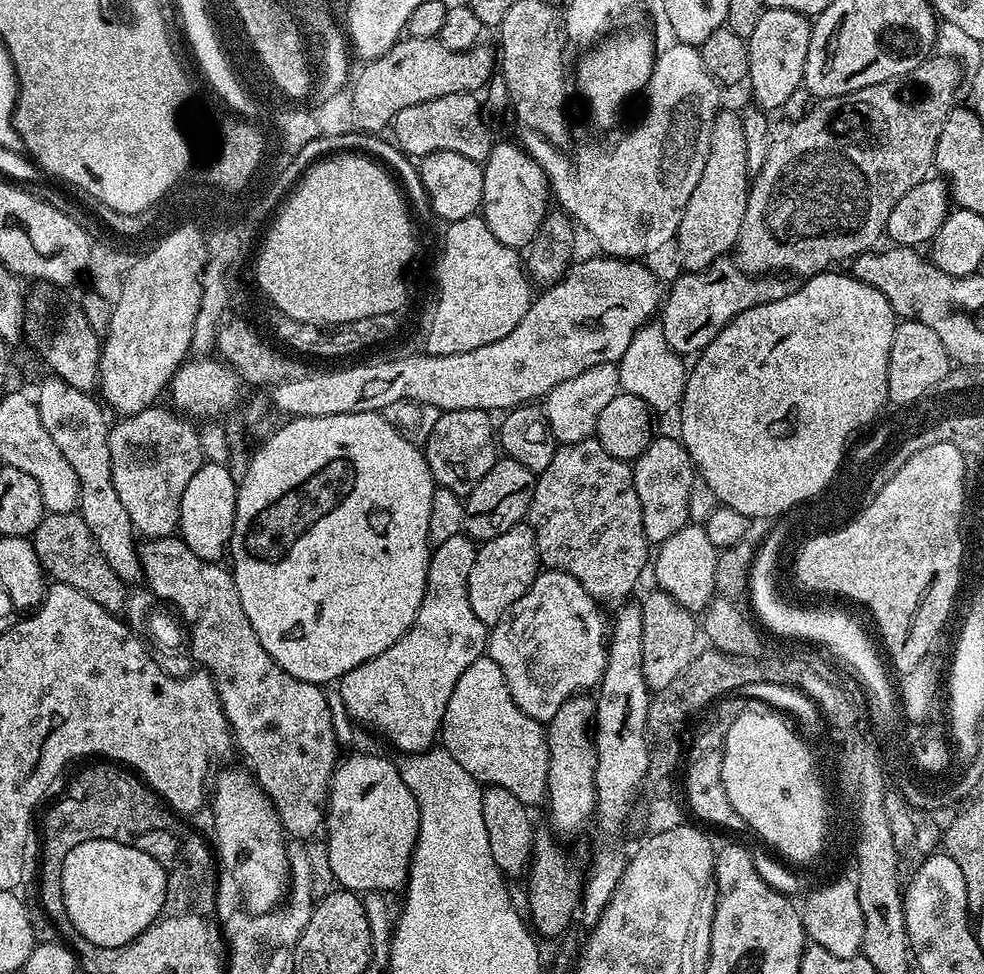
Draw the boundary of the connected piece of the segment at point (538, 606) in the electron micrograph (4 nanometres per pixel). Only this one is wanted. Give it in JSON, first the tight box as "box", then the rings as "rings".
{"box":[486,570,610,725],"rings":[[[544,570],[536,575],[530,590],[526,590],[526,594],[518,598],[514,606],[510,606],[508,615],[503,616],[497,624],[491,625],[486,654],[494,658],[494,662],[498,662],[506,686],[522,714],[547,725],[548,721],[554,718],[554,714],[558,714],[562,702],[599,685],[605,670],[608,669],[610,635],[610,624],[606,616],[604,620],[603,611],[605,612],[605,609],[600,601],[586,594],[578,578],[565,572]]]}

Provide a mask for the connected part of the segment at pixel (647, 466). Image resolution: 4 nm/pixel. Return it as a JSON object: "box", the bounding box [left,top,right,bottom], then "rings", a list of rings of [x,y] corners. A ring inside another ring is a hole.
{"box":[632,435,694,545],"rings":[[[657,435],[642,450],[642,454],[634,461],[632,470],[634,474],[634,490],[638,490],[638,502],[642,506],[642,526],[646,538],[653,545],[660,545],[670,534],[678,534],[690,522],[688,511],[690,510],[690,486],[694,479],[694,465],[686,446],[675,435]]]}

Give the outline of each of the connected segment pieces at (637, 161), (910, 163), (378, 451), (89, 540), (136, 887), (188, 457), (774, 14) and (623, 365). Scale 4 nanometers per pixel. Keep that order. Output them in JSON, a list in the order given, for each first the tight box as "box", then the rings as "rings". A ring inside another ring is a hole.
[{"box":[550,42,722,259],"rings":[[[672,42],[669,48],[661,47],[656,53],[654,70],[650,74],[647,89],[642,96],[642,99],[644,99],[644,113],[641,114],[640,121],[629,130],[628,136],[621,135],[615,141],[620,146],[620,152],[616,152],[616,156],[592,156],[592,164],[596,164],[596,168],[600,168],[600,176],[592,176],[592,180],[588,180],[588,172],[584,172],[584,160],[588,160],[588,156],[580,156],[580,176],[576,176],[576,184],[572,184],[571,169],[568,172],[568,180],[564,180],[564,184],[556,184],[555,188],[550,190],[555,203],[557,200],[559,203],[557,205],[568,213],[583,231],[585,229],[594,238],[599,246],[597,249],[603,255],[613,256],[616,259],[646,258],[644,256],[658,251],[667,243],[669,245],[675,239],[682,212],[694,192],[694,186],[698,186],[698,178],[702,178],[702,170],[706,166],[706,154],[710,154],[710,130],[714,130],[714,118],[722,111],[720,92],[722,92],[721,85],[717,84],[713,76],[708,73],[706,66],[702,66],[699,47],[679,42]]]},{"box":[734,58,962,278],"rings":[[[929,58],[924,60],[913,70],[910,77],[912,83],[912,92],[908,92],[905,96],[900,96],[900,84],[889,82],[887,84],[875,84],[869,88],[863,88],[857,92],[843,97],[830,96],[819,101],[817,106],[809,107],[808,113],[802,119],[795,121],[791,125],[792,128],[784,137],[773,139],[770,150],[766,154],[766,162],[762,166],[762,170],[751,181],[748,190],[748,205],[746,206],[746,218],[742,218],[742,230],[738,234],[738,242],[734,249],[734,259],[736,264],[743,272],[748,273],[753,278],[767,276],[769,274],[789,274],[788,272],[797,272],[800,278],[815,276],[817,272],[829,271],[839,260],[845,262],[851,261],[853,258],[877,247],[876,239],[885,235],[888,227],[888,219],[890,218],[890,210],[894,210],[894,206],[898,206],[898,198],[902,198],[902,194],[906,194],[906,190],[910,190],[914,186],[918,186],[929,175],[928,171],[933,171],[934,161],[936,158],[936,147],[938,146],[938,138],[942,135],[942,126],[946,123],[946,118],[950,114],[952,108],[957,107],[956,91],[960,88],[960,72],[962,73],[962,65],[958,60],[950,60],[947,58]],[[841,107],[853,107],[858,110],[858,118],[860,123],[864,125],[866,130],[870,130],[873,134],[883,138],[883,146],[880,150],[870,150],[863,153],[862,150],[850,150],[847,146],[836,145],[833,135],[830,134],[830,120],[840,112]]]},{"box":[230,412,438,686],"rings":[[[355,412],[354,414],[334,414],[333,416],[298,416],[289,419],[287,422],[289,424],[280,424],[274,433],[259,445],[261,448],[253,454],[252,461],[249,462],[248,469],[244,472],[244,480],[242,476],[239,481],[236,489],[236,517],[234,518],[234,530],[232,531],[232,543],[230,545],[230,560],[232,556],[230,571],[232,577],[236,579],[238,598],[242,598],[242,610],[246,614],[246,618],[250,618],[250,626],[254,626],[254,634],[258,634],[258,642],[262,642],[266,654],[270,654],[270,658],[274,658],[274,662],[278,662],[278,666],[282,666],[282,670],[286,674],[290,674],[302,682],[328,686],[331,680],[332,683],[339,681],[341,676],[344,676],[350,670],[354,670],[354,666],[362,666],[362,662],[366,662],[370,658],[382,654],[390,646],[394,646],[394,642],[398,642],[402,638],[402,634],[406,634],[406,630],[414,622],[428,585],[428,563],[432,557],[432,548],[428,543],[430,498],[434,498],[434,490],[438,485],[432,479],[430,466],[426,462],[421,445],[408,440],[400,428],[380,412]]]},{"box":[30,511,125,614],"rings":[[[79,511],[48,512],[33,530],[30,539],[38,554],[38,562],[55,583],[69,584],[74,586],[74,590],[85,592],[108,612],[120,614],[125,611],[125,581],[110,570],[110,562],[106,562],[102,550],[98,550],[98,542],[90,534],[90,526],[86,526]]]},{"box":[60,840,168,946],"rings":[[[91,840],[76,842],[64,856],[60,864],[60,894],[64,902],[64,914],[67,923],[76,927],[81,941],[89,940],[98,946],[122,946],[128,944],[138,934],[146,930],[158,918],[162,910],[162,902],[167,896],[168,872],[165,865],[159,864],[150,854],[142,850],[134,850],[134,846],[126,846],[113,840]]]},{"box":[108,407,206,538],"rings":[[[160,407],[117,419],[117,424],[108,429],[114,490],[118,490],[118,498],[130,514],[132,527],[144,538],[170,536],[179,529],[182,490],[206,460],[200,432],[175,411]]]},{"box":[747,8,812,110],"rings":[[[765,8],[762,18],[750,34],[748,53],[750,54],[750,70],[747,83],[752,84],[752,96],[757,105],[765,110],[783,109],[786,98],[801,88],[804,82],[806,66],[806,50],[810,46],[812,25],[809,17],[794,10],[781,8]]]},{"box":[618,322,688,413],"rings":[[[650,322],[635,332],[626,354],[618,362],[621,391],[642,398],[657,413],[673,411],[679,407],[685,392],[688,368],[684,364],[683,357],[669,347],[659,323]]]}]

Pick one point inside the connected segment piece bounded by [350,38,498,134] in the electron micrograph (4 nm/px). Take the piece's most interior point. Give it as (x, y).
(413, 71)

